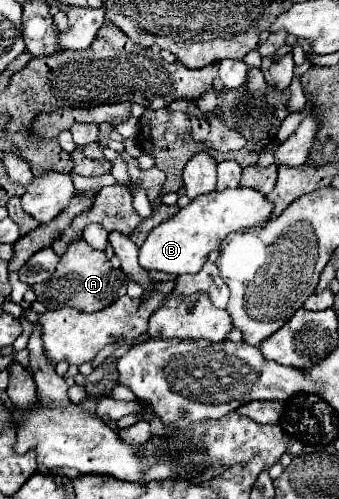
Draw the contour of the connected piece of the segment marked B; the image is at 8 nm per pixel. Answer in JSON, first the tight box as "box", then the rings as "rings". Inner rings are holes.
{"box":[139,187,273,273],"rings":[[[249,187],[213,191],[195,197],[187,207],[183,207],[175,217],[163,221],[155,227],[139,249],[139,265],[143,269],[155,269],[163,273],[199,273],[211,251],[219,249],[221,241],[231,231],[243,231],[249,227],[259,227],[271,219],[273,203],[259,191]]]}

